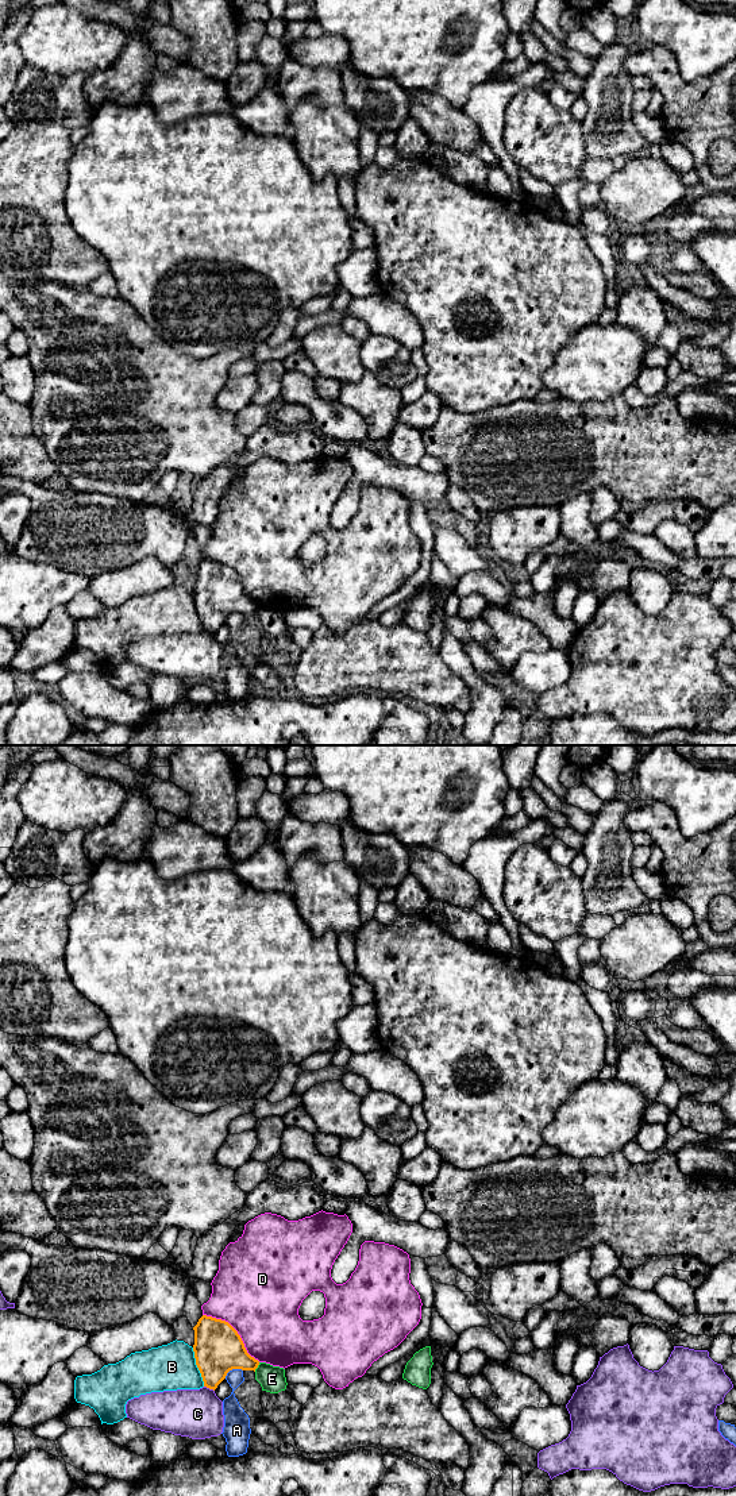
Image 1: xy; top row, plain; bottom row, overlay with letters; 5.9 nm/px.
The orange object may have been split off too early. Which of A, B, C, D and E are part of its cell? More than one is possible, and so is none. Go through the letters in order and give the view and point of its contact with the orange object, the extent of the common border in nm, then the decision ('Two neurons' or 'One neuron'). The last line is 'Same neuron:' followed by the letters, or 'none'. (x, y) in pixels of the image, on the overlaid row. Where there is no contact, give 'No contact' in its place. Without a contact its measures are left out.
A: Touches orange at xy (232, 1368). Shared border 120 nm. Two neurons
B: Touches orange at xy (197, 1367). Shared border 240 nm. Two neurons
C: Touches orange at xy (209, 1388). Shared border 70 nm. Two neurons
D: Touches orange at xy (237, 1331). Shared border 440 nm. Two neurons
E: Touches orange at xy (257, 1367). Shared border 70 nm. Two neurons
Same neuron: none

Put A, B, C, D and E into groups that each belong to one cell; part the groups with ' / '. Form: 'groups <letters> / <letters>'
groups A / B / C / D / E

